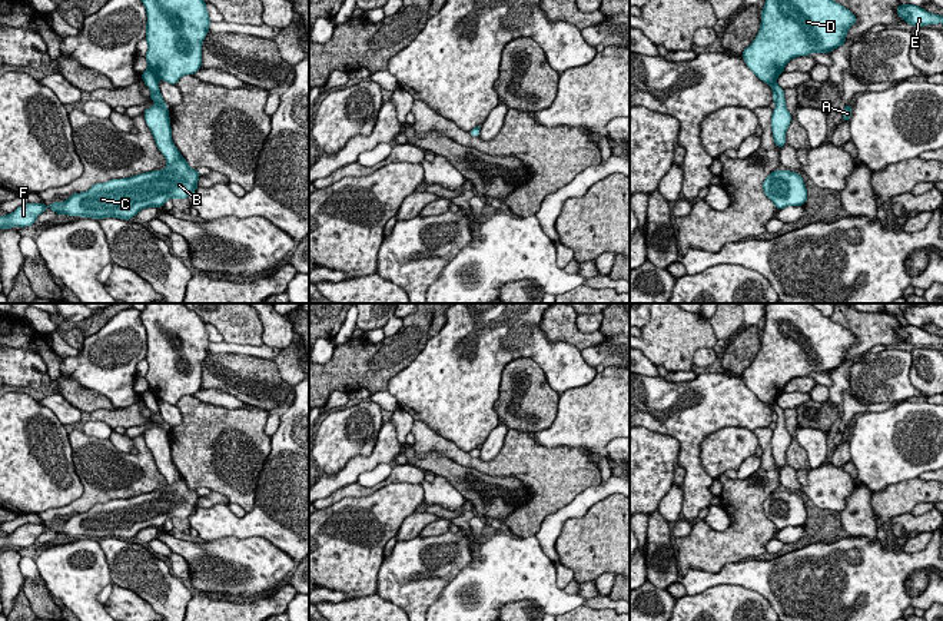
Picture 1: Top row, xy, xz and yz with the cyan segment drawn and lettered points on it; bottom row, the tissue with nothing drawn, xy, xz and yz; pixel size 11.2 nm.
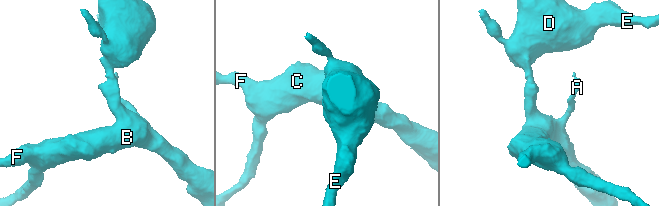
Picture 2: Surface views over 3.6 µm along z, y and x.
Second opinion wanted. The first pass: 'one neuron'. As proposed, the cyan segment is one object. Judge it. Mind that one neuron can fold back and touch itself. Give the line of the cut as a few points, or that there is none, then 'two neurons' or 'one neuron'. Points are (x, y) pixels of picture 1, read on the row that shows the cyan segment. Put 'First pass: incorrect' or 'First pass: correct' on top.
First pass: incorrect
cut yz (774, 77), (776, 102); two neurons

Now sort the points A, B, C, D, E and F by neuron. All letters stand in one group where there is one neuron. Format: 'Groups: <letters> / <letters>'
Groups: A B C F / D E

